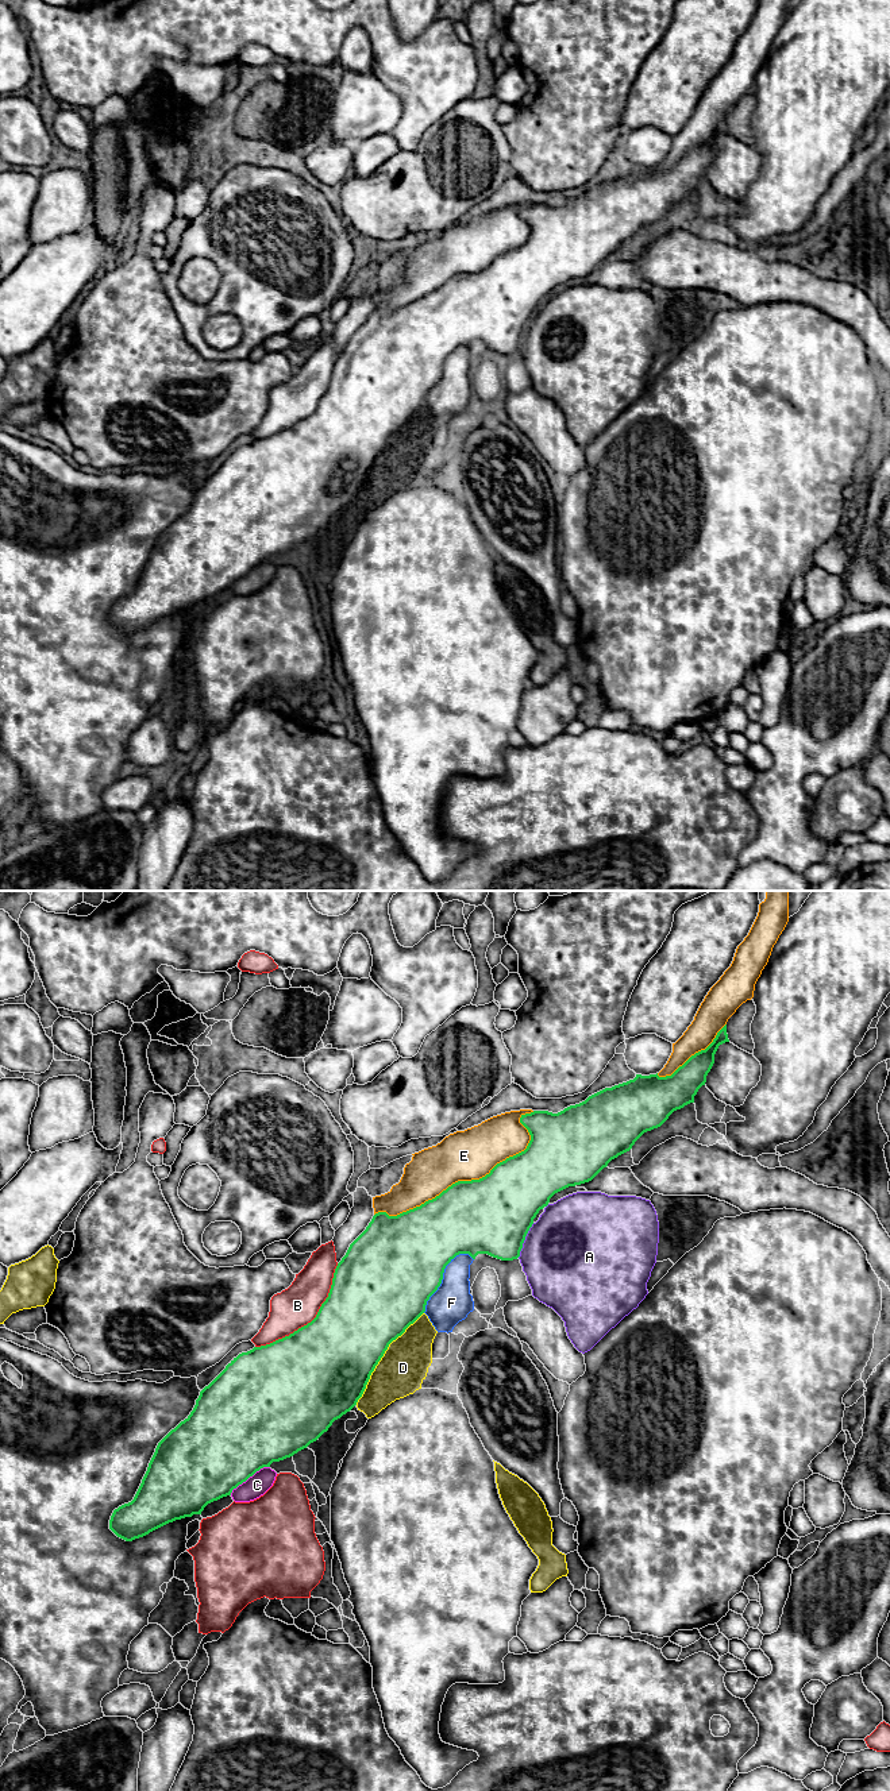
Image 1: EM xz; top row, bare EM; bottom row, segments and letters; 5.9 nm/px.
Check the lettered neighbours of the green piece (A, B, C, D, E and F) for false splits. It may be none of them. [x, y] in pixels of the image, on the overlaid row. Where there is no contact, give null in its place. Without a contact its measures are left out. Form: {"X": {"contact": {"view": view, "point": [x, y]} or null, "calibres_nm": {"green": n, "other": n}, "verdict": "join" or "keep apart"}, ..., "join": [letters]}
{"A": {"contact": {"view": "xz", "point": [524, 1239]}, "calibres_nm": {"green": 460, "other": 500}, "verdict": "keep apart"}, "B": {"contact": {"view": "xz", "point": [312, 1320]}, "calibres_nm": {"green": 500, "other": 240}, "verdict": "keep apart"}, "C": {"contact": {"view": "xz", "point": [249, 1477]}, "calibres_nm": {"green": 500, "other": 130}, "verdict": "keep apart"}, "D": {"contact": {"view": "xz", "point": [381, 1357]}, "calibres_nm": {"green": 480, "other": 280}, "verdict": "keep apart"}, "E": {"contact": {"view": "xz", "point": [472, 1180]}, "calibres_nm": {"green": 460, "other": 300}, "verdict": "join"}, "F": {"contact": {"view": "xz", "point": [442, 1278]}, "calibres_nm": {"green": 500, "other": 240}, "verdict": "keep apart"}, "join": ["E"]}

